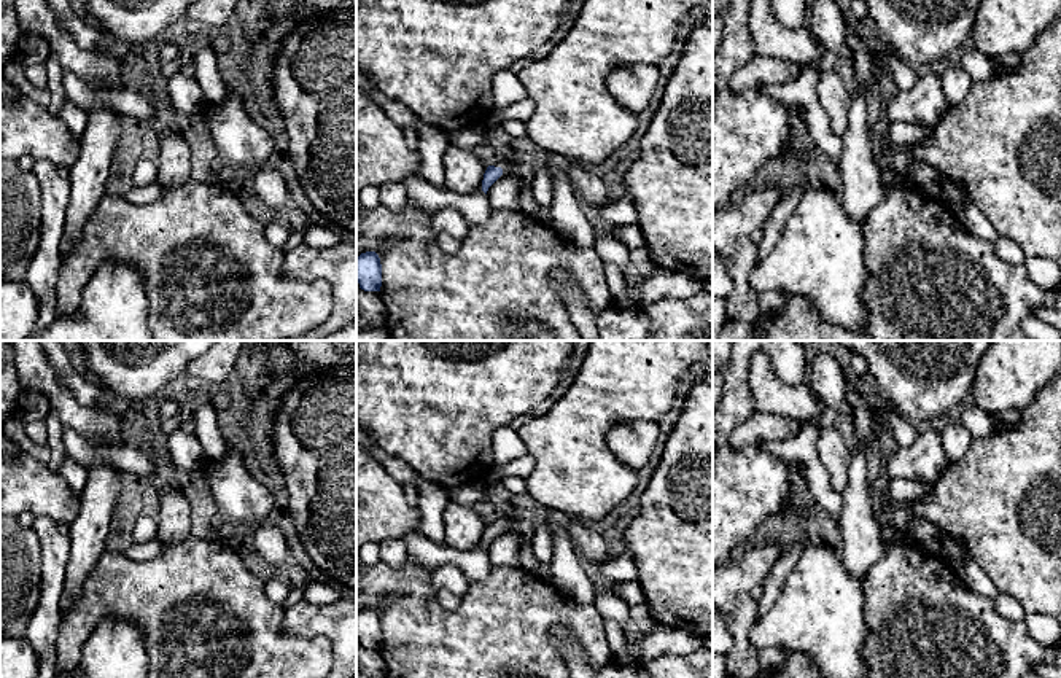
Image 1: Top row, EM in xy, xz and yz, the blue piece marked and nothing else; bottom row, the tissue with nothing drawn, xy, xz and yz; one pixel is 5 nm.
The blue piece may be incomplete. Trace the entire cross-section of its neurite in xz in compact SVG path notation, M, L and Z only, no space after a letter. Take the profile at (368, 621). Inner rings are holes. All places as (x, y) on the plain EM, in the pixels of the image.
M375 608L361 610L356 614L356 637L364 648L380 648L382 621Z

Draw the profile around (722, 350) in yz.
M713 341L713 411L724 393L724 379L736 350L736 341Z

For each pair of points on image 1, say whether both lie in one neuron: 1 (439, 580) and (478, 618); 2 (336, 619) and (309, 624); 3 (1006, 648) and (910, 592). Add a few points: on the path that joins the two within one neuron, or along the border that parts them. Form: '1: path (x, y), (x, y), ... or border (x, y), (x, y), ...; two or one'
1: border (471, 583), (460, 597); two
2: path (330, 621), (315, 621); one
3: path (982, 648), (977, 648), (934, 605); one

